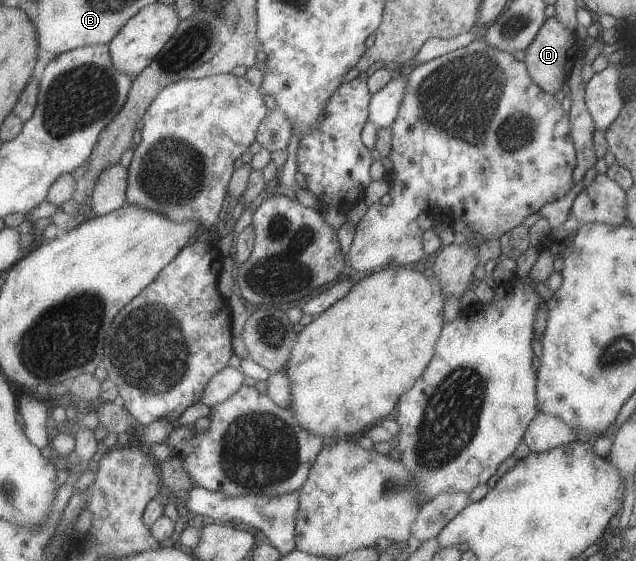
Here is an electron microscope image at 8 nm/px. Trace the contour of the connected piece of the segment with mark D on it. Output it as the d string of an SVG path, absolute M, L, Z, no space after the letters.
M556 16L545 20L540 32L525 50L524 62L531 79L535 80L543 91L554 96L559 89L562 89L563 83L568 80L569 71L574 66L576 57L581 55L581 51L576 45L576 35L574 32L565 29Z

